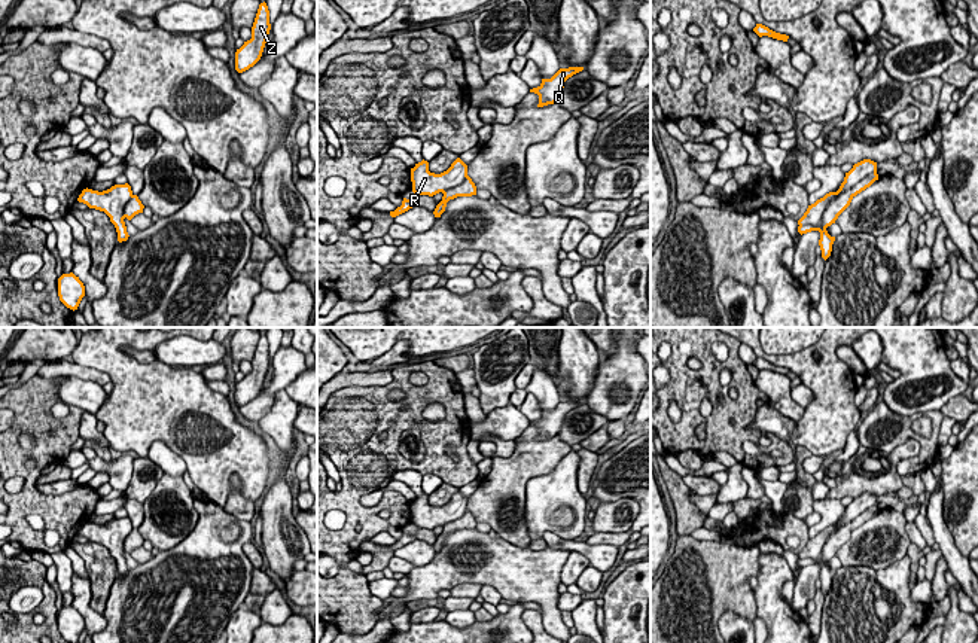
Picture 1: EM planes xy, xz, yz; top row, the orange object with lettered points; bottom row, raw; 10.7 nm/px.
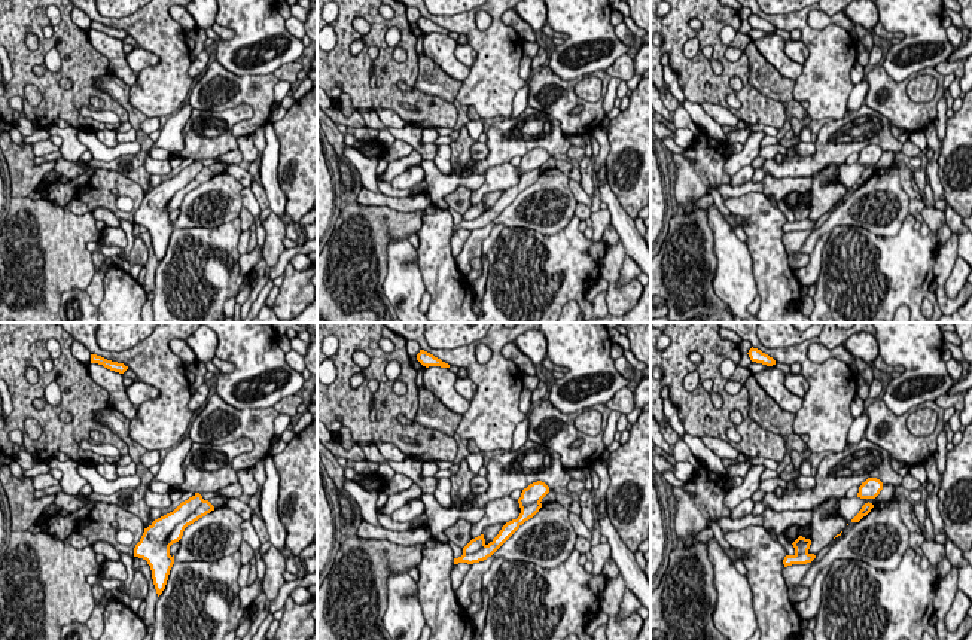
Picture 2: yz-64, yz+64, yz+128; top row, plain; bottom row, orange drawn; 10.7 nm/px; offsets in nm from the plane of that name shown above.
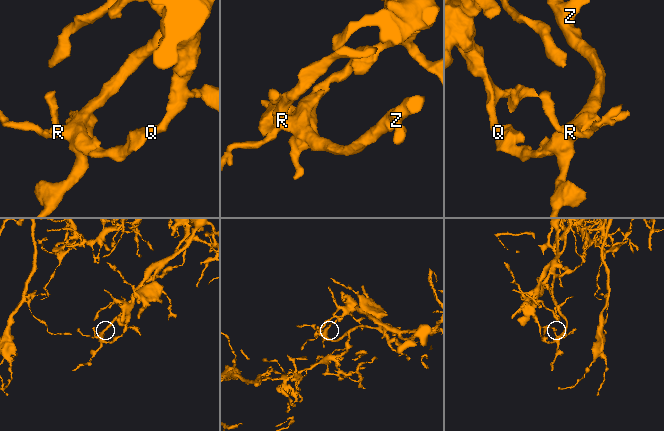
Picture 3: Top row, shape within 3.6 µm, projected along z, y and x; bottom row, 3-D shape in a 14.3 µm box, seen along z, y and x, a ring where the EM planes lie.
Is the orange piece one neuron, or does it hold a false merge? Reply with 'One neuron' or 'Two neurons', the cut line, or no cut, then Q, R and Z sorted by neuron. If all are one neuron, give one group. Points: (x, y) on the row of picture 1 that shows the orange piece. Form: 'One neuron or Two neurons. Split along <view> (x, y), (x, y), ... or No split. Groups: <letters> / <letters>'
Two neurons. Split along yz (876, 170), (843, 191), (828, 206), (817, 228), (800, 225). Groups: Q / R Z

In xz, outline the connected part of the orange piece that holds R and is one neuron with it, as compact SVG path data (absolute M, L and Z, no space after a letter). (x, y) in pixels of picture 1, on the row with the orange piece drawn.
M457 158L451 167L441 174L430 173L429 162L424 159L411 168L412 192L415 196L433 196L439 192L444 193L445 191L461 185L466 177L467 165L460 158Z

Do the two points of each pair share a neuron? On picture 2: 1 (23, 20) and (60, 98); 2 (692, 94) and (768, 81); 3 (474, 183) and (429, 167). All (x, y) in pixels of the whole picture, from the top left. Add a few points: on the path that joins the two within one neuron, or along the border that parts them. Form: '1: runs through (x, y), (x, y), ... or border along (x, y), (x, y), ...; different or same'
1: runs through (18, 40), (23, 67), (39, 81); same
2: border along (747, 57), (747, 81), (762, 94), (780, 103); different
3: runs through (463, 182), (444, 182), (439, 177); same

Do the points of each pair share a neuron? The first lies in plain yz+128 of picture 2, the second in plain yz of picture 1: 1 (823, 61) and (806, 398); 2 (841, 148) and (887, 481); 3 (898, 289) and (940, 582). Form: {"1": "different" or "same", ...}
{"1": "different", "2": "same", "3": "different"}

